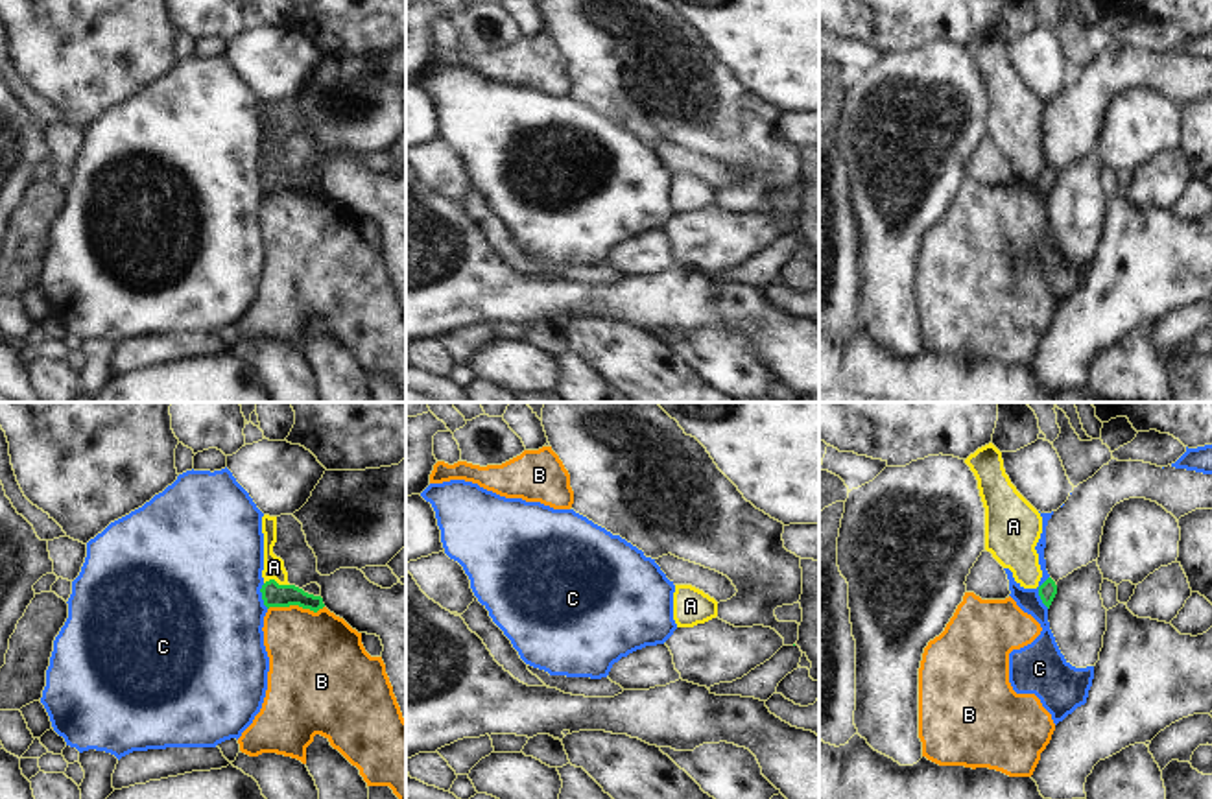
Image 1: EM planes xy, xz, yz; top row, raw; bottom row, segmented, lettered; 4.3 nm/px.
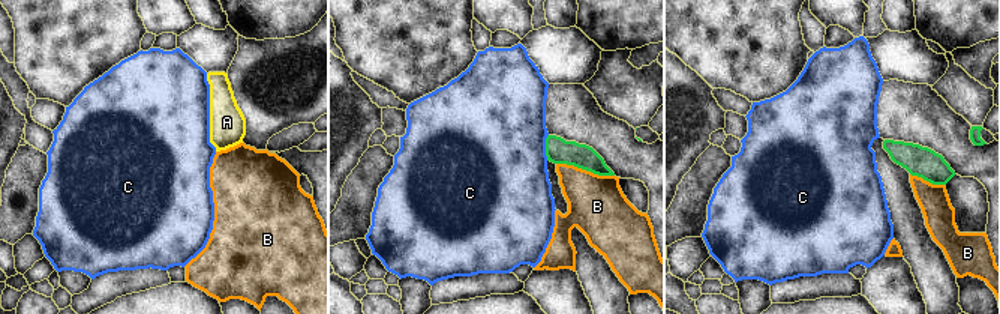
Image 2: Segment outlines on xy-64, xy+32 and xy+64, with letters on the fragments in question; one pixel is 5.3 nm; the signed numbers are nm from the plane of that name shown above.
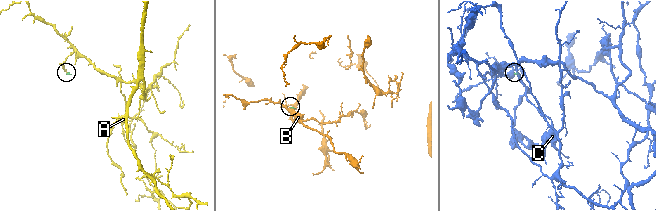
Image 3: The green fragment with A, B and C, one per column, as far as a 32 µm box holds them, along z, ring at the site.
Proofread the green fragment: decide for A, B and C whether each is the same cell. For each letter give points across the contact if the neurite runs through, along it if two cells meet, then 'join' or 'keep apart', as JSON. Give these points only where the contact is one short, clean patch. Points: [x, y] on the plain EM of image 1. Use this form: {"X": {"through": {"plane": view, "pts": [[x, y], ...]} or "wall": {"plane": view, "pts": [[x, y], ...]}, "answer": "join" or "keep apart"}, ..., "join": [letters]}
{"A": {"wall": {"plane": "xy", "pts": [[264, 168], [275, 166], [288, 172]]}, "answer": "keep apart"}, "B": {"wall": {"plane": "xy", "pts": [[323, 192], [316, 198], [297, 192], [272, 192], [268, 196]]}, "answer": "keep apart"}, "C": {"wall": {"plane": "yz", "pts": [[1048, 163], [1039, 174], [1039, 185], [1046, 194]]}, "answer": "keep apart"}, "join": []}

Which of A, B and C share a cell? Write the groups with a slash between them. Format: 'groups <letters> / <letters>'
groups A / B / C

